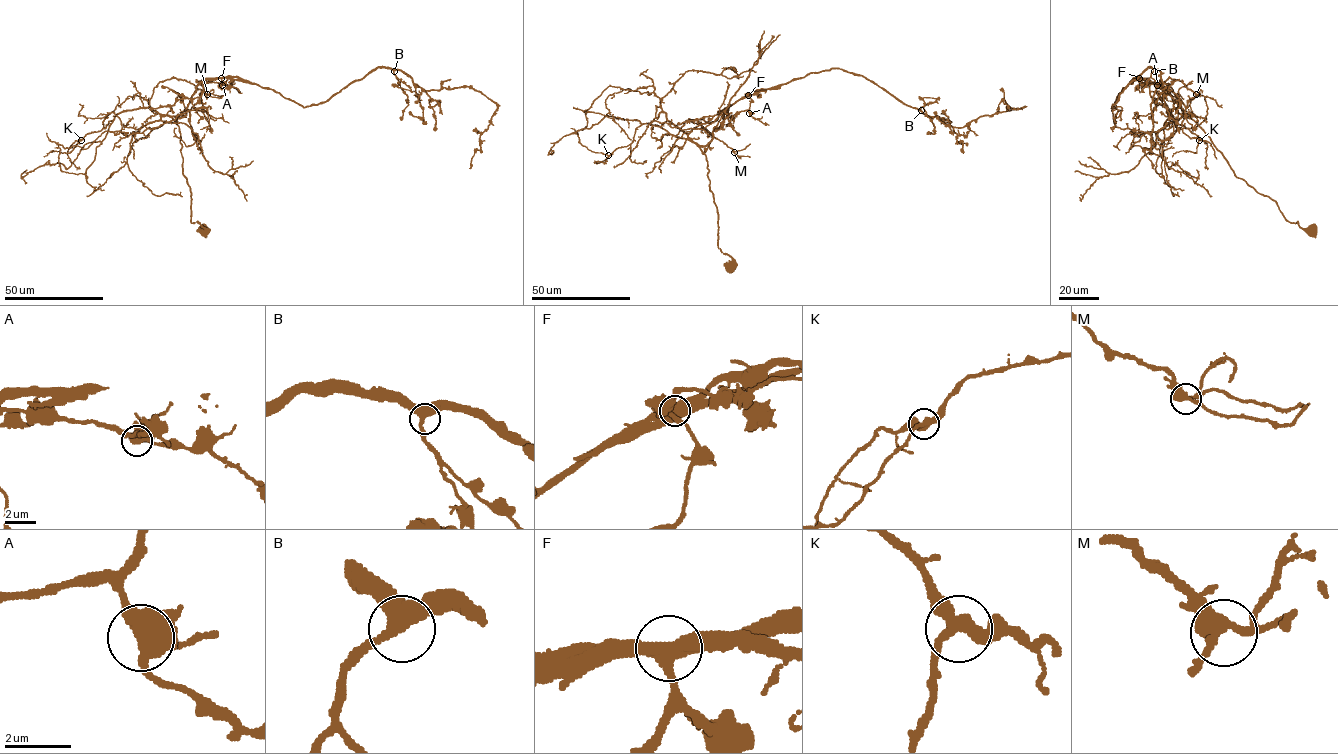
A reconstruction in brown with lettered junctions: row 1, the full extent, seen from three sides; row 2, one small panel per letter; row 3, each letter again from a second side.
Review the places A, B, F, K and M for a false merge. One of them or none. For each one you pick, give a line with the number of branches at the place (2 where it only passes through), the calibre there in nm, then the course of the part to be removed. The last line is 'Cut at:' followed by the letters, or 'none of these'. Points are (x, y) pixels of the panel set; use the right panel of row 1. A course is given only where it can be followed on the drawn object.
F: Branches: 3. Thickness 440 nm
Cut at: F

